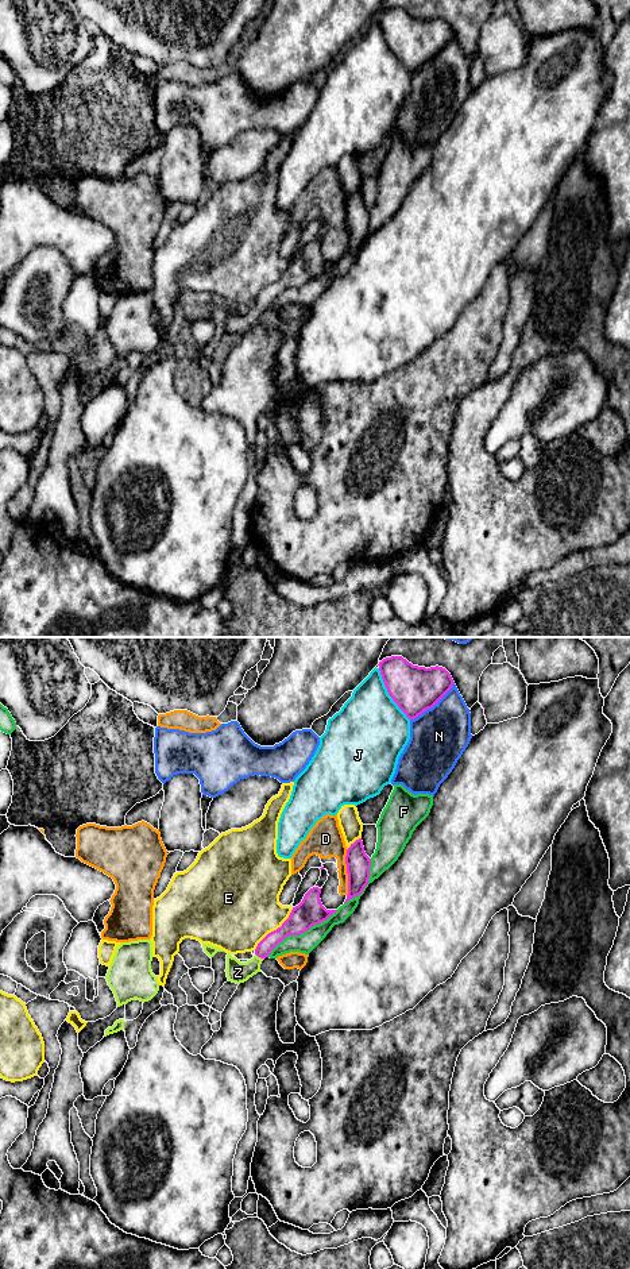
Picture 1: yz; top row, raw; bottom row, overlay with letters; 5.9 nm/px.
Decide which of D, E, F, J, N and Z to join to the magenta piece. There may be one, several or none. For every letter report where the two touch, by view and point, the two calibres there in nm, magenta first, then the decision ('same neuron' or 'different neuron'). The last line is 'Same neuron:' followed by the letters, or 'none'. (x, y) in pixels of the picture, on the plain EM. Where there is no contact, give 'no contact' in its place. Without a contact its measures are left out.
D: contact yz (347, 224); calibres 140 and 200 nm; different neuron
E: contact yz (274, 282); calibres 160 and 460 nm; different neuron
F: contact yz (301, 285); calibres 160 and 120 nm; different neuron
J: contact yz (389, 46); calibres 280 and 440 nm; different neuron
N: contact yz (433, 57); calibres 280 and 340 nm; different neuron
Z: contact yz (259, 308); calibres 100 and 130 nm; different neuron
Same neuron: none

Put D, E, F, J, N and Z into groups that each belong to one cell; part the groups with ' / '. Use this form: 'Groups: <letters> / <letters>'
Groups: D / E / F / J / N / Z

